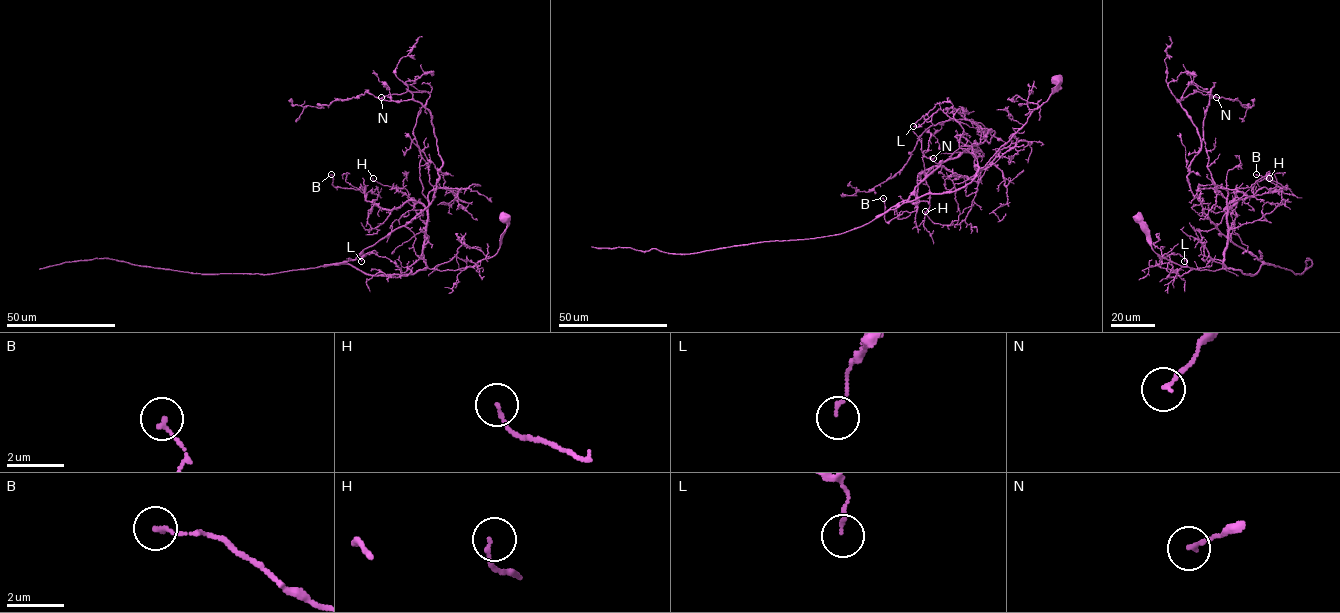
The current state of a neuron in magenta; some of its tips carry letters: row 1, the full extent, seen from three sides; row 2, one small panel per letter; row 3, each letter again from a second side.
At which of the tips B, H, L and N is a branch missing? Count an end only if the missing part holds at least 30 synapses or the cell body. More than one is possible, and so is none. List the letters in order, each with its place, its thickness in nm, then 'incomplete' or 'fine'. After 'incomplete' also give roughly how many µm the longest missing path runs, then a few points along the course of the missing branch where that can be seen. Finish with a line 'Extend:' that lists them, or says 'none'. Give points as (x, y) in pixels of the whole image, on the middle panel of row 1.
B: (883, 198) | 150 nm | fine
H: (925, 211) | 130 nm | fine
L: (913, 126) | 120 nm | fine
N: (933, 158) | 140 nm | fine
Extend: none

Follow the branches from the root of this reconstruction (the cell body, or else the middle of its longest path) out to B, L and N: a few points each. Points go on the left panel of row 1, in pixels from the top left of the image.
B: (506, 219), (493, 256), (456, 270), (429, 268), (422, 204), (381, 208), (362, 190), (334, 187), (331, 174)
L: (506, 219), (498, 252), (473, 266), (440, 271), (418, 259), (404, 275), (394, 262), (374, 253), (361, 261)
N: (506, 219), (493, 256), (456, 270), (429, 268), (423, 253), (428, 200), (413, 129), (429, 93), (381, 97)

